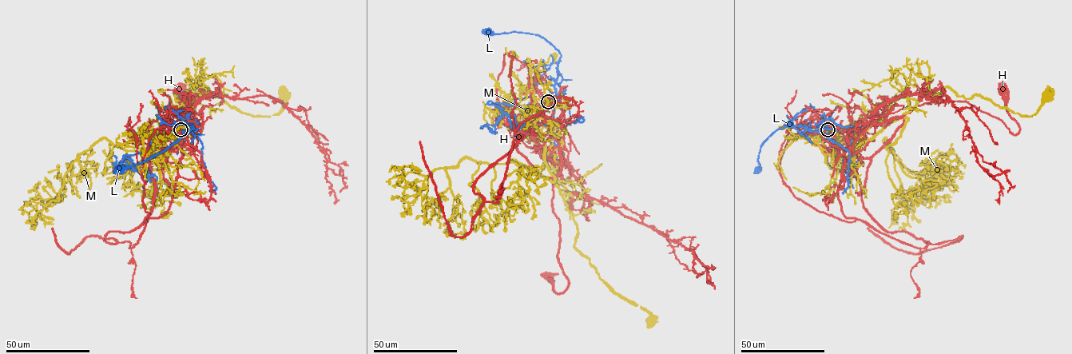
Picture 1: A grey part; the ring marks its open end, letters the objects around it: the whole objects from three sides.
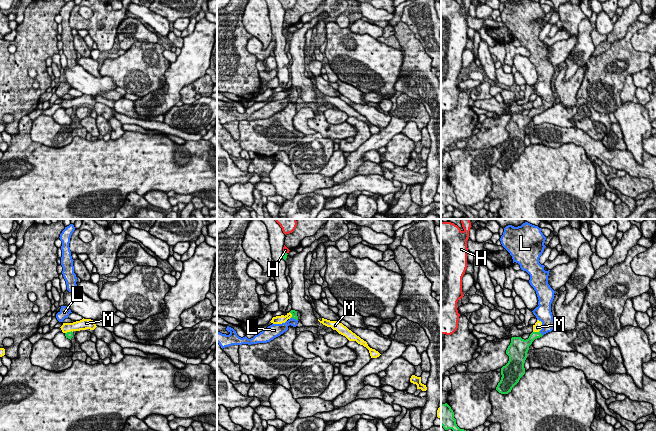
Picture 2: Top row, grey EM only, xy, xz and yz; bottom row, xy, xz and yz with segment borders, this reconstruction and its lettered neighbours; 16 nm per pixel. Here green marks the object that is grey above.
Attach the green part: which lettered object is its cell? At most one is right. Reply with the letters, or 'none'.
L

